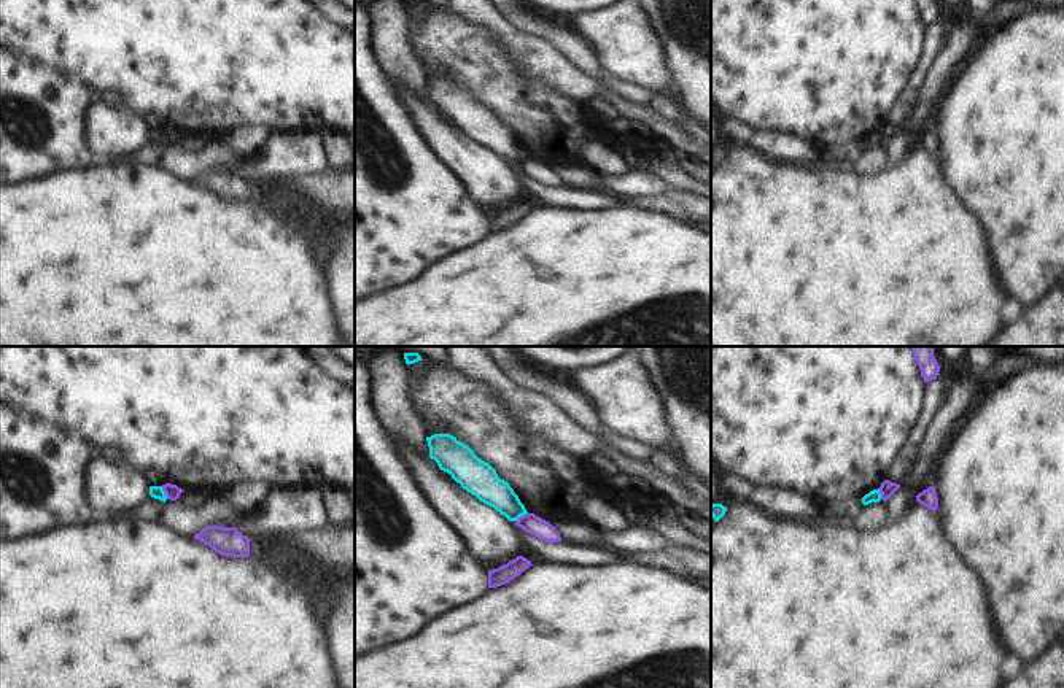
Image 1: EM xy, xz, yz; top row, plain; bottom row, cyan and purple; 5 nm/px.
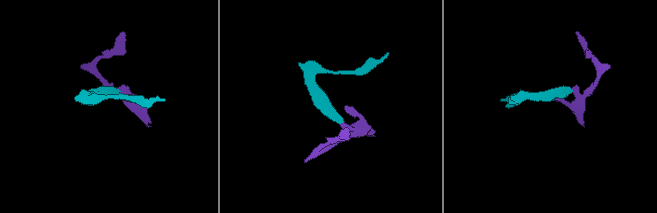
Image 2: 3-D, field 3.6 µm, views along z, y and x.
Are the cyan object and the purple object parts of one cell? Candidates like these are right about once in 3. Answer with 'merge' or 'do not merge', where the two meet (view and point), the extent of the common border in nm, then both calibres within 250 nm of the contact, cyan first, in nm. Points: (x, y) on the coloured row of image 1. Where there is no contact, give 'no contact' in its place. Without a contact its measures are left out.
do not merge; meets cyan in xy at (164, 493); contact 70 nm long; 60 nm thick on the cyan side, 80 nm on the other

